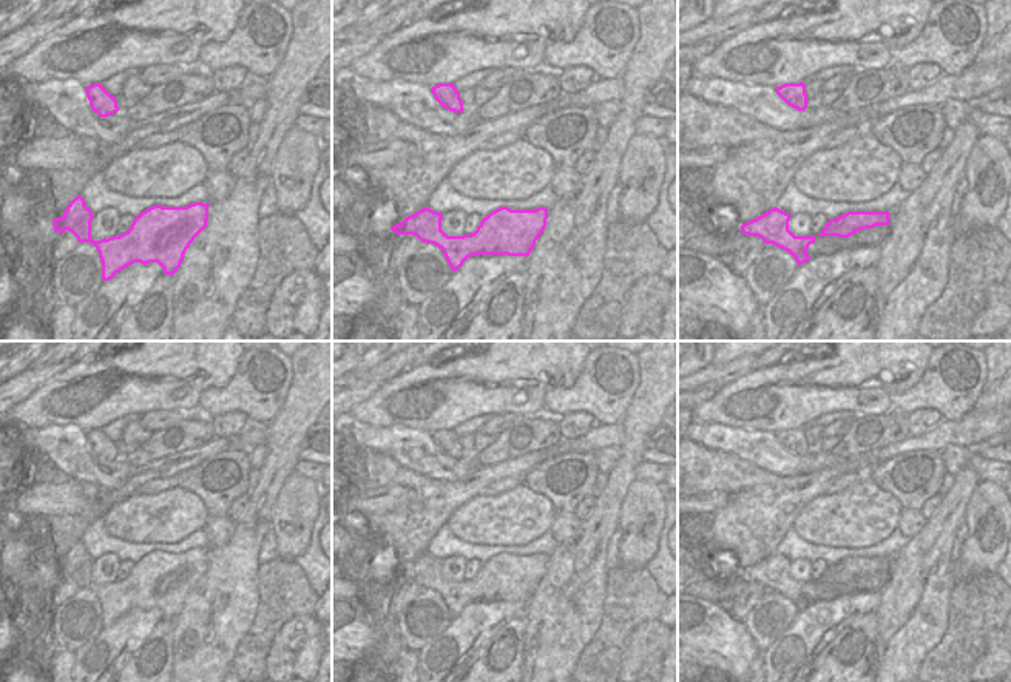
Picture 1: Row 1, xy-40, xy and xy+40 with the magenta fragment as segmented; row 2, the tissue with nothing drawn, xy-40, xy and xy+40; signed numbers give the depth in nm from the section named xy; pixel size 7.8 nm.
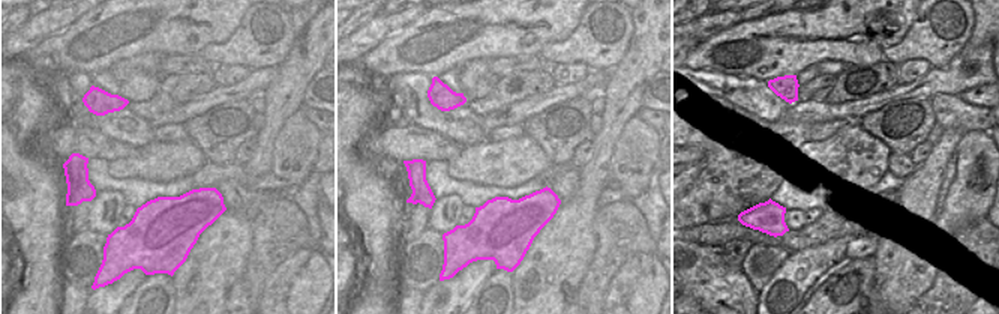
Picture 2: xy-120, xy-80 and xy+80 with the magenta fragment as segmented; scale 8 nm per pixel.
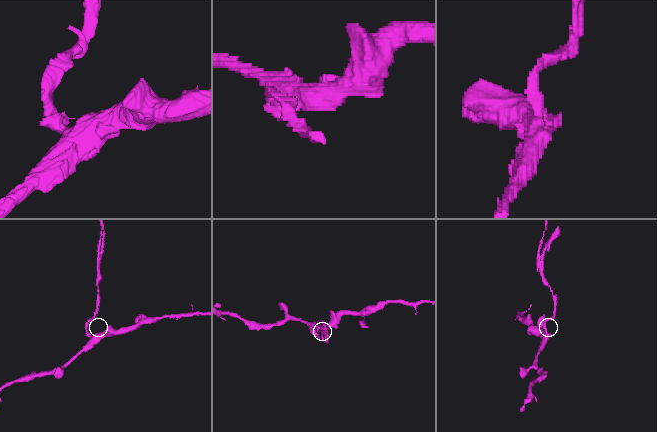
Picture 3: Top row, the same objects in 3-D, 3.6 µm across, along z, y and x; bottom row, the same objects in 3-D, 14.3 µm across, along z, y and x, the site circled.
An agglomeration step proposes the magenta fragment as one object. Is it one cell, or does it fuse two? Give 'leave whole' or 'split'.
split

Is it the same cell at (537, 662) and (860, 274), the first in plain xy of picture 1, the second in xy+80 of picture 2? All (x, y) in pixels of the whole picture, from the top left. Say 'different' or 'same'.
different

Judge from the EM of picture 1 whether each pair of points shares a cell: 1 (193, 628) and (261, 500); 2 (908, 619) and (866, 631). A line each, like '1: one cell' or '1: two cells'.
1: one cell
2: two cells

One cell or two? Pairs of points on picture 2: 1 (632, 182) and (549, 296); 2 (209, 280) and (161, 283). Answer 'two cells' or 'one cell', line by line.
1: two cells
2: two cells

